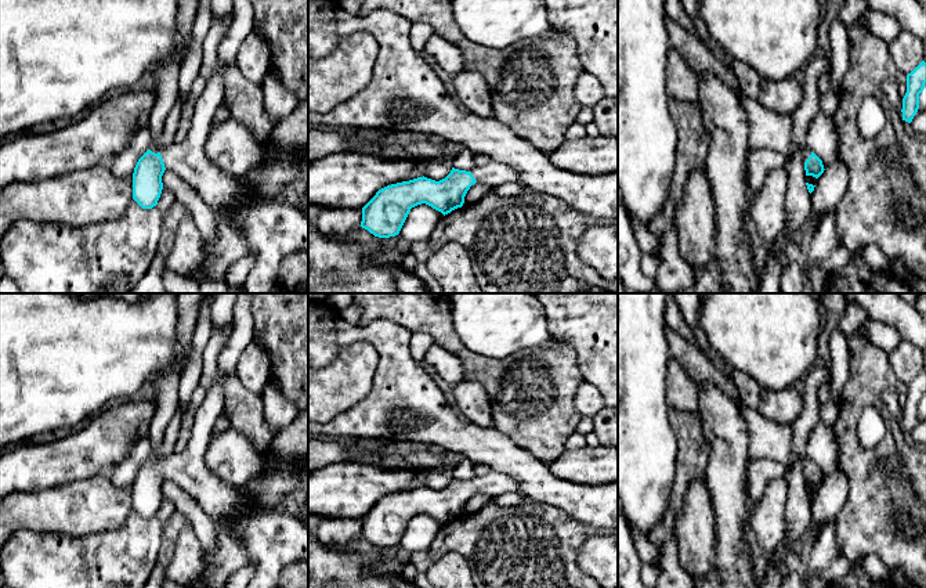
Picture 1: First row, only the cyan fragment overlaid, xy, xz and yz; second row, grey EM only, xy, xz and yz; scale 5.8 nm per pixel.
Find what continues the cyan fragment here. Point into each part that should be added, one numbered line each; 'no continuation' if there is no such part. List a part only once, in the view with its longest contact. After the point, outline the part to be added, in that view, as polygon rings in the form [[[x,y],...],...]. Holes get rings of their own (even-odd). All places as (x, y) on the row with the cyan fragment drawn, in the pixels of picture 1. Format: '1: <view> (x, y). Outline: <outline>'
1: xy (272, 228). Outline: [[[234,0],[232,22],[220,43],[216,71],[196,101],[188,136],[182,143],[174,143],[163,148],[160,155],[166,170],[174,172],[192,187],[214,214],[231,217],[238,224],[246,239],[247,253],[254,256],[254,264],[243,285],[246,293],[270,293],[275,289],[282,260],[296,250],[308,250],[308,217],[281,196],[274,199],[260,196],[253,181],[223,172],[205,154],[205,143],[213,129],[216,111],[224,101],[221,69],[234,66],[242,42],[252,32],[252,0]]]

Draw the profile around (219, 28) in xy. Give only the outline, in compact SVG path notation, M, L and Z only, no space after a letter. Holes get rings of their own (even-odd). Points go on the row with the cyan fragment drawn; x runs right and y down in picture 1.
M232 12L225 18L213 17L211 26L203 42L203 61L200 65L200 75L207 82L216 71L218 61L218 47L223 42L229 25L232 22Z

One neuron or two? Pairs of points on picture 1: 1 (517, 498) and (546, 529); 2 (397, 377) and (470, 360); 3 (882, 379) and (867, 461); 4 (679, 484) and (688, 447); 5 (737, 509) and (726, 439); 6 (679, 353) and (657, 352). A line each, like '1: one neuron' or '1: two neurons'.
1: two neurons
2: two neurons
3: one neuron
4: one neuron
5: one neuron
6: two neurons

